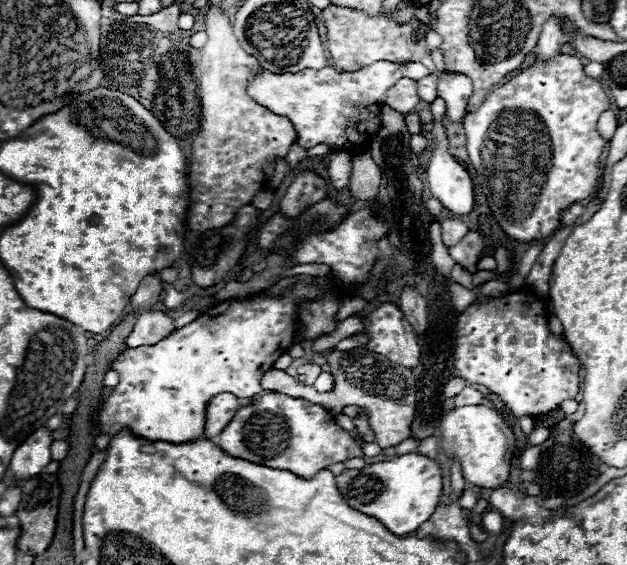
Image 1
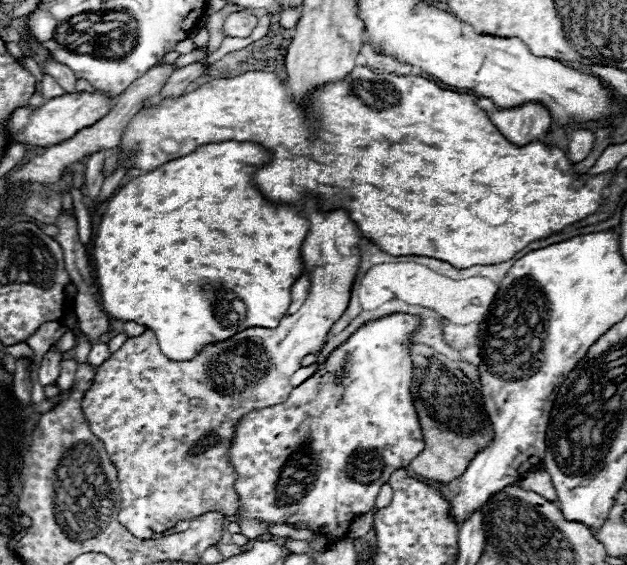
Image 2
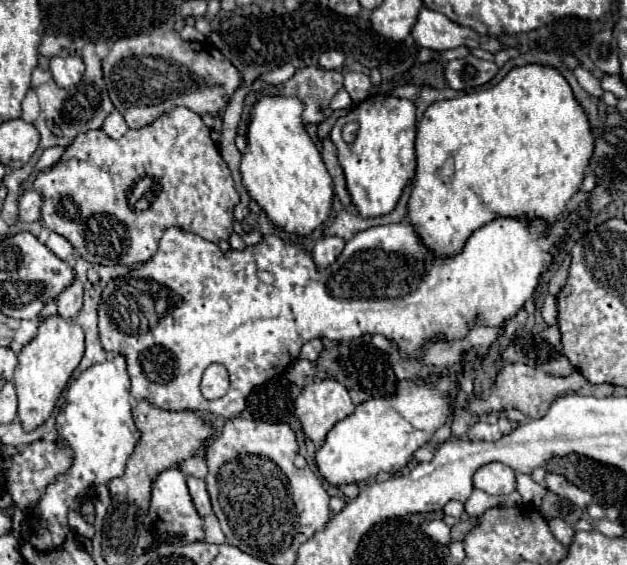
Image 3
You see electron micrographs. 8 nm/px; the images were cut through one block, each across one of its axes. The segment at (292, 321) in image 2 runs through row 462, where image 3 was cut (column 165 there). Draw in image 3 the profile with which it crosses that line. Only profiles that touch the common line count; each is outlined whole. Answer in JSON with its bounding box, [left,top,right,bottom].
[34,108,240,264]

